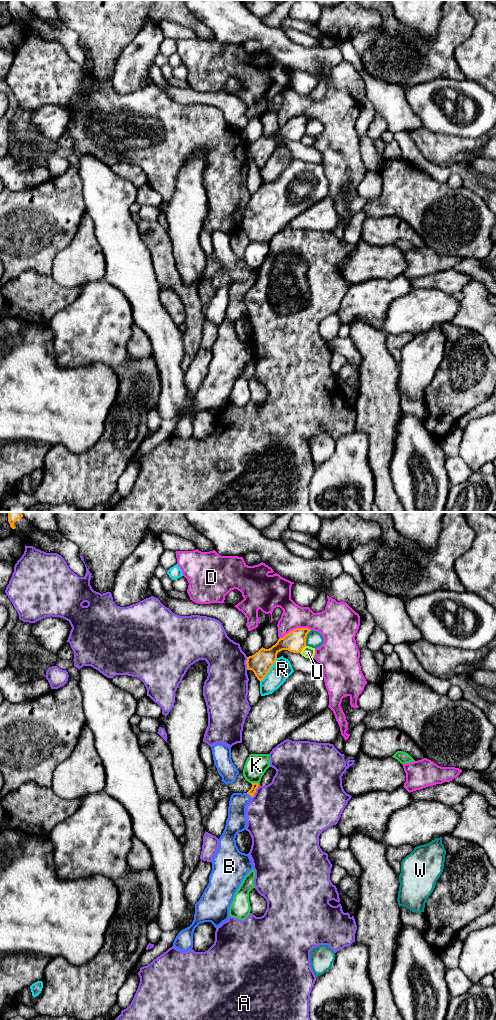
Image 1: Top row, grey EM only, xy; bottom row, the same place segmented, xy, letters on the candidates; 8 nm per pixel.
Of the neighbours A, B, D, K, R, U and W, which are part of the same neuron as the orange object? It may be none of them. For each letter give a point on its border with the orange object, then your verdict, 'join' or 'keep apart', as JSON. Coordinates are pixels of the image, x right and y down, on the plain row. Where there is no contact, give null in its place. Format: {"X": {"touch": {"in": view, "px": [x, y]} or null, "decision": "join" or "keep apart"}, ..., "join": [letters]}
{"A": {"touch": {"in": "xy", "px": [255, 279]}, "decision": "keep apart"}, "B": {"touch": {"in": "xy", "px": [249, 282]}, "decision": "join"}, "D": {"touch": {"in": "xy", "px": [294, 117]}, "decision": "keep apart"}, "K": {"touch": {"in": "xy", "px": [255, 271]}, "decision": "keep apart"}, "R": {"touch": {"in": "xy", "px": [269, 157]}, "decision": "keep apart"}, "U": {"touch": {"in": "xy", "px": [302, 136]}, "decision": "keep apart"}, "W": {"touch": {"in": "xy", "px": [305, 126]}, "decision": "keep apart"}, "join": ["B"]}

